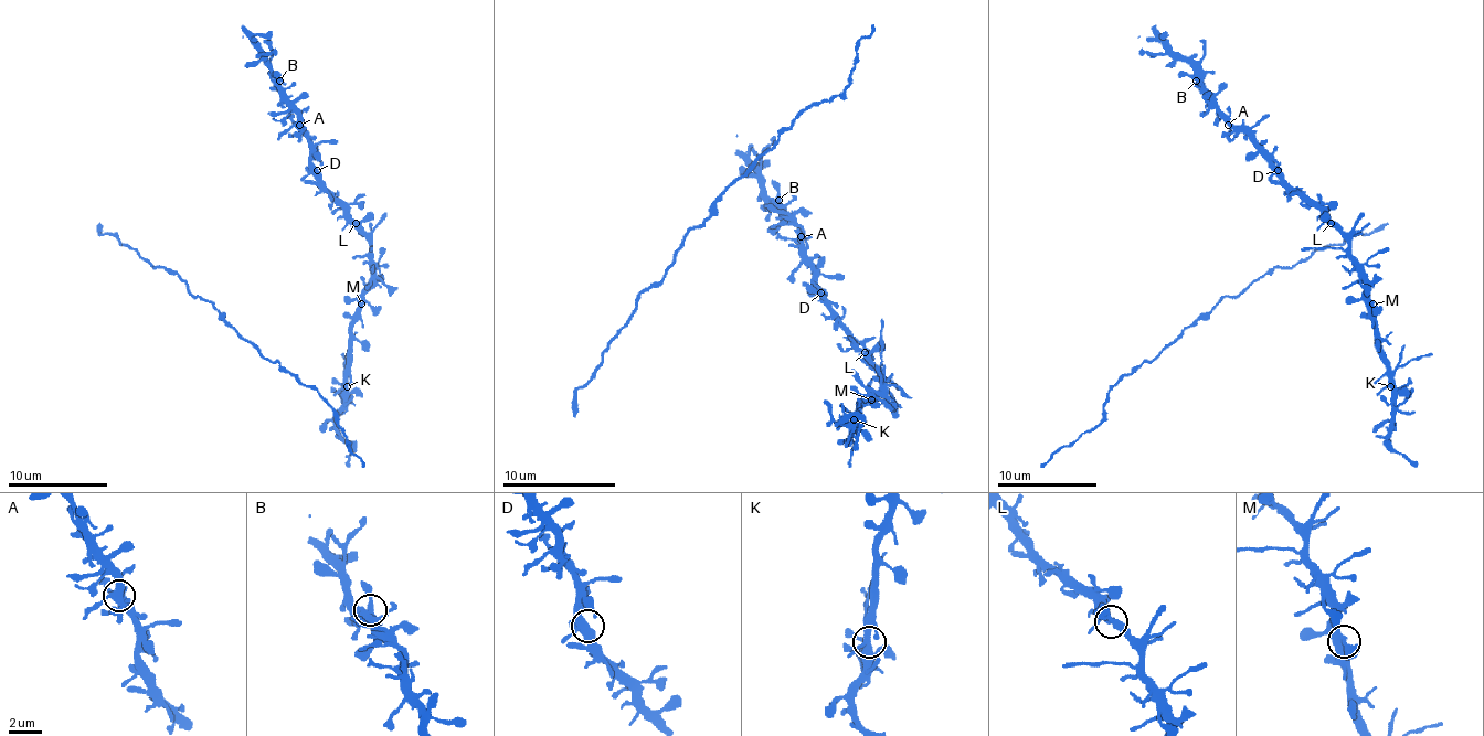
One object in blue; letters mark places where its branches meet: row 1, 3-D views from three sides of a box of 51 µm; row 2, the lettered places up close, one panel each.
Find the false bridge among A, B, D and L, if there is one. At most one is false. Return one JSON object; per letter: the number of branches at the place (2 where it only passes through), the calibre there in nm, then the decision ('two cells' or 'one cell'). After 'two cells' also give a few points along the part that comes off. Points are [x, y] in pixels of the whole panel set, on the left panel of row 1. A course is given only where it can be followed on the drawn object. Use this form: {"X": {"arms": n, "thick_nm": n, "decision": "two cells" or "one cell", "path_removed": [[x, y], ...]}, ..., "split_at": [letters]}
{"A": {"arms": 4, "thick_nm": 380, "decision": "one cell"}, "B": {"arms": 3, "thick_nm": 420, "decision": "one cell"}, "D": {"arms": 4, "thick_nm": 360, "decision": "one cell"}, "L": {"arms": 3, "thick_nm": 400, "decision": "one cell"}, "split_at": []}

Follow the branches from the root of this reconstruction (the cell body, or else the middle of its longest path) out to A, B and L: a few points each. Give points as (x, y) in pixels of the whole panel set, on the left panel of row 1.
A: (301, 180), (309, 172), (309, 140), (299, 125)
B: (301, 180), (309, 172), (309, 140), (299, 113), (279, 81)
L: (301, 180), (317, 182), (357, 222)

